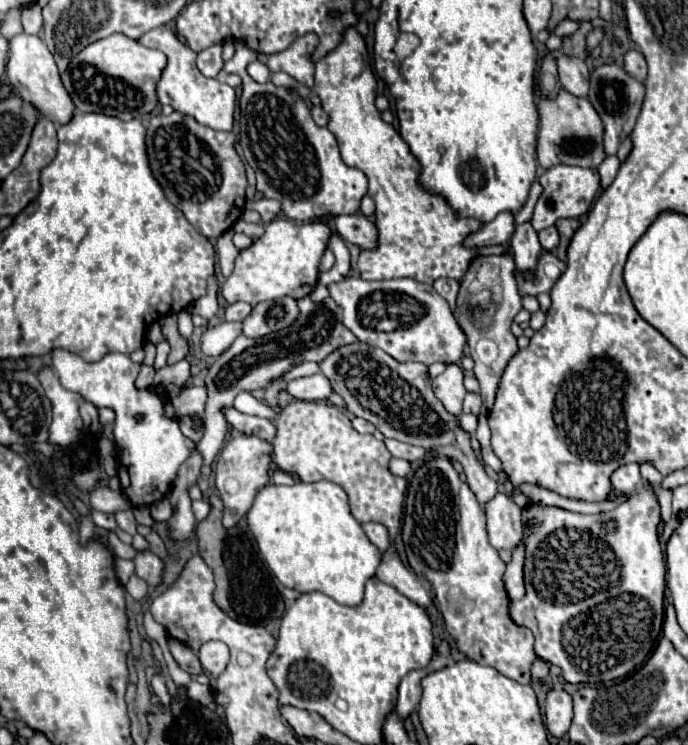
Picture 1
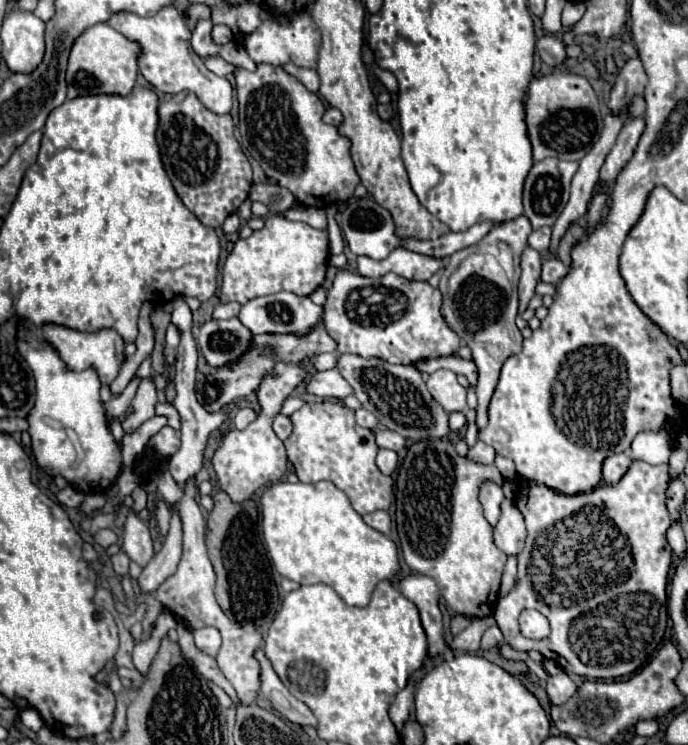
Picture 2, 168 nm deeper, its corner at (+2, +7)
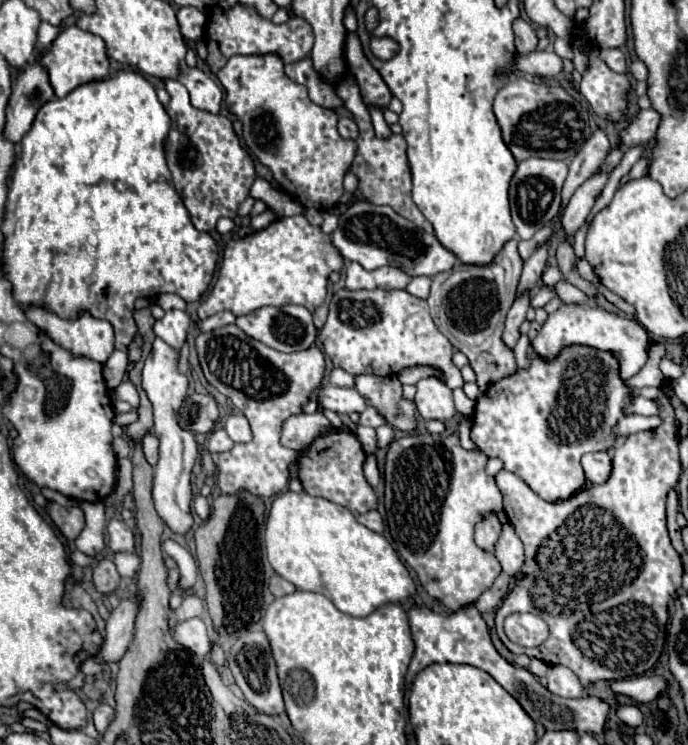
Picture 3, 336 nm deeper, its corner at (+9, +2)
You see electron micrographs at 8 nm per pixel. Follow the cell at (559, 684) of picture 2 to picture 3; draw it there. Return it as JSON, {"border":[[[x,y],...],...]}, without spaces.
{"border":[[[550,666],[546,678],[548,678],[548,690],[558,696],[564,696],[564,698],[584,696],[584,686],[580,684],[578,676],[566,666]]]}

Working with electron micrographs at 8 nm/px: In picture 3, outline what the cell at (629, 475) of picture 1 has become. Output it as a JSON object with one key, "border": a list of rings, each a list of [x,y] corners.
{"border":[[[592,452],[582,456],[582,466],[586,480],[592,484],[604,484],[610,476],[610,454],[608,452]]]}

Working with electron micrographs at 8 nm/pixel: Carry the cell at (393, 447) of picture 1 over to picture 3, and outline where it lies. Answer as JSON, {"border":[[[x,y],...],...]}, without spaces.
{"border":[[[358,426],[356,428],[356,436],[362,442],[362,448],[366,454],[374,454],[376,452],[376,430],[368,428],[368,426]]]}

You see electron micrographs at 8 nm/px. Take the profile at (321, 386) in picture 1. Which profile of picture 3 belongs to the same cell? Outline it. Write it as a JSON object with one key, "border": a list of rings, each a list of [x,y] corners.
{"border":[[[322,386],[318,392],[318,400],[322,400],[326,410],[334,410],[338,414],[352,414],[364,412],[368,402],[366,398],[354,388],[338,388],[338,386]]]}

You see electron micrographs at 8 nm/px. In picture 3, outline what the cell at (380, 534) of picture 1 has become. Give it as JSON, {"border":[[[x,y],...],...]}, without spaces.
{"border":[[[370,510],[370,512],[366,512],[366,514],[360,514],[360,516],[358,516],[358,522],[364,524],[366,528],[374,530],[374,532],[382,532],[382,528],[384,528],[382,516],[378,514],[378,510]]]}

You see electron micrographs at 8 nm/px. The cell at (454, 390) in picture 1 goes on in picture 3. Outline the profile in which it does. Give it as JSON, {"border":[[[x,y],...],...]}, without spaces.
{"border":[[[436,376],[418,380],[414,406],[424,420],[446,422],[456,414],[452,390],[446,384],[442,384]]]}

